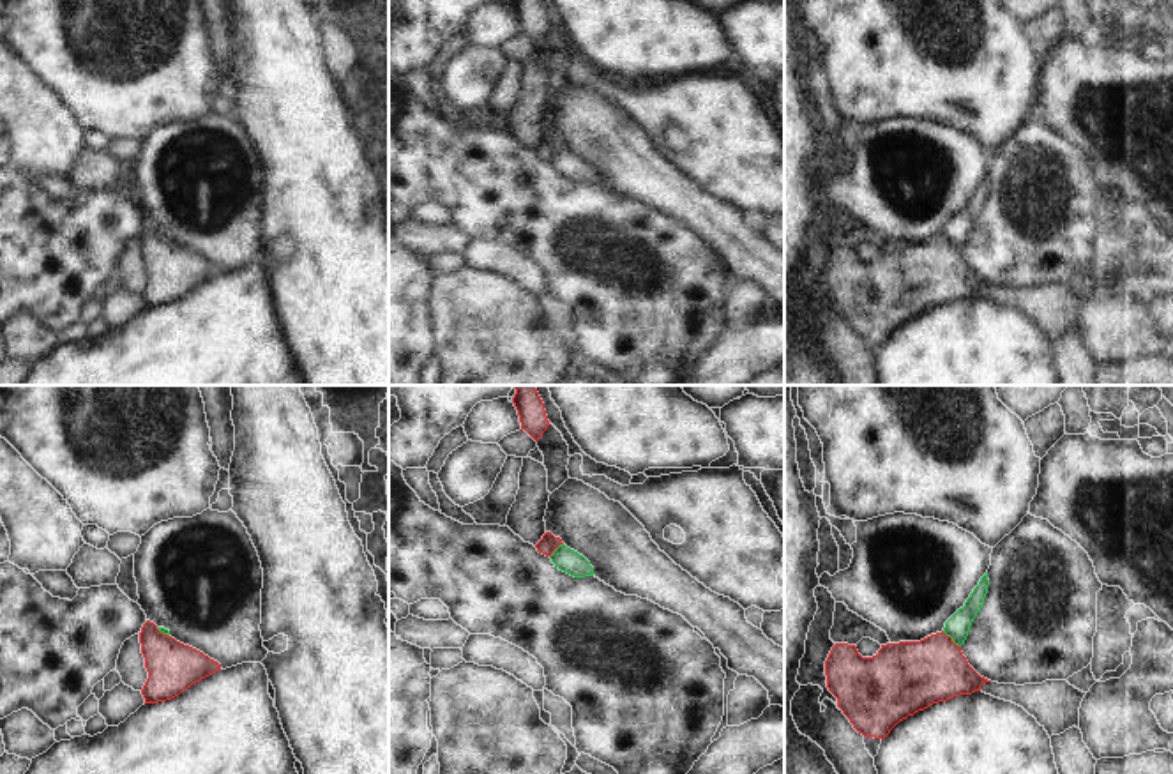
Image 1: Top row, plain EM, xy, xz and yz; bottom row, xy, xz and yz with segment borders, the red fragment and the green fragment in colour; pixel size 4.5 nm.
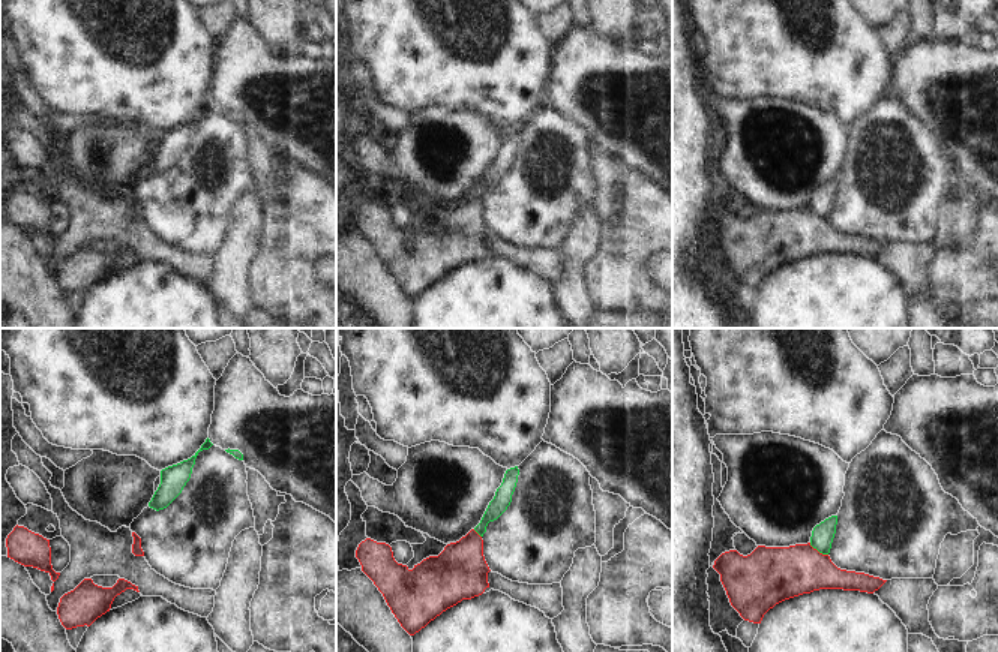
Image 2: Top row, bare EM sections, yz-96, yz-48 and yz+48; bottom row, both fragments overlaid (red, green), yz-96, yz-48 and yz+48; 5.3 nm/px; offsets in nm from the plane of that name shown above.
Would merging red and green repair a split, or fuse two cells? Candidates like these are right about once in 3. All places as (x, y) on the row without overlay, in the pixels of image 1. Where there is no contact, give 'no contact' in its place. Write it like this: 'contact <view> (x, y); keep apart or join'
contact yz (951, 242); keep apart

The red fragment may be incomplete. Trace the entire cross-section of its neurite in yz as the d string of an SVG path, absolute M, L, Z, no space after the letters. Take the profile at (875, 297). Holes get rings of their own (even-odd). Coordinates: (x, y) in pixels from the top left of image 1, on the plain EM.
M943 235L920 246L882 249L873 262L862 262L855 249L836 247L825 265L825 279L829 295L853 332L864 341L882 345L908 320L933 307L980 295L982 288L991 286L968 269L961 251Z

